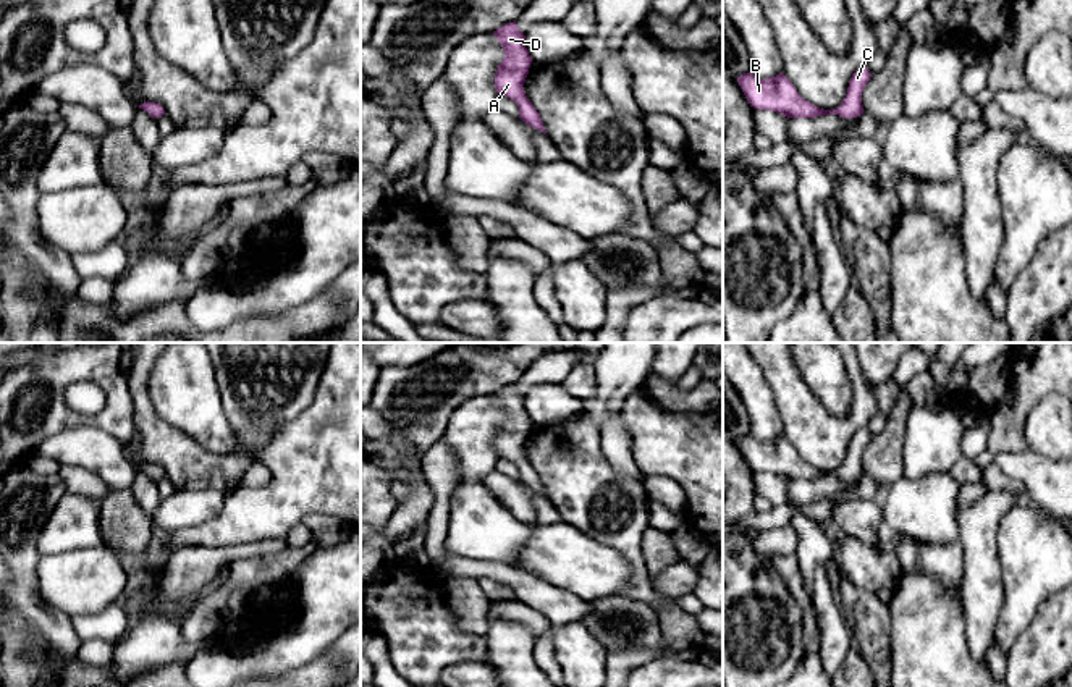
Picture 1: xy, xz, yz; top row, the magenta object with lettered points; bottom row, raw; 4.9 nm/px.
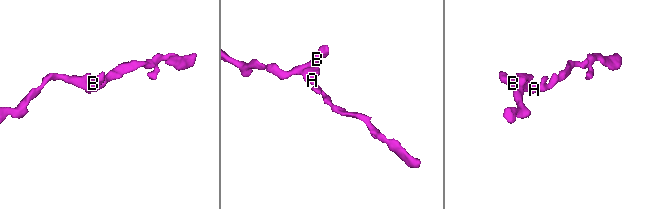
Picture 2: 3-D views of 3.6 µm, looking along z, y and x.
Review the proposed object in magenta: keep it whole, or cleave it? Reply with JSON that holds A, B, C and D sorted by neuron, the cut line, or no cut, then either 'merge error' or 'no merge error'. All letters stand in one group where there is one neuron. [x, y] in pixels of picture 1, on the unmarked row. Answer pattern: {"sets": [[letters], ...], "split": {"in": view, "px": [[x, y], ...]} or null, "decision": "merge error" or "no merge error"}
{"sets": [["A", "B", "C", "D"]], "split": null, "decision": "no merge error"}

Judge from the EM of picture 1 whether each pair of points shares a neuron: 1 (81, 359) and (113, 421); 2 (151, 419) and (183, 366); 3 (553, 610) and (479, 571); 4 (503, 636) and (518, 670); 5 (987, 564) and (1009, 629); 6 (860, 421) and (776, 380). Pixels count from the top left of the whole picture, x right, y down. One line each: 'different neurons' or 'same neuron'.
1: same neuron
2: different neurons
3: same neuron
4: same neuron
5: different neurons
6: same neuron

